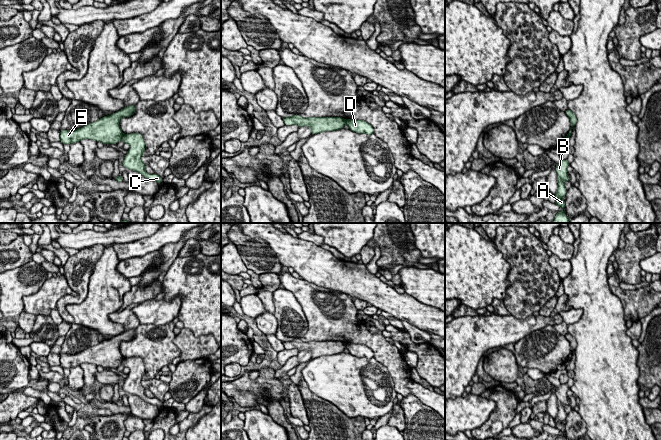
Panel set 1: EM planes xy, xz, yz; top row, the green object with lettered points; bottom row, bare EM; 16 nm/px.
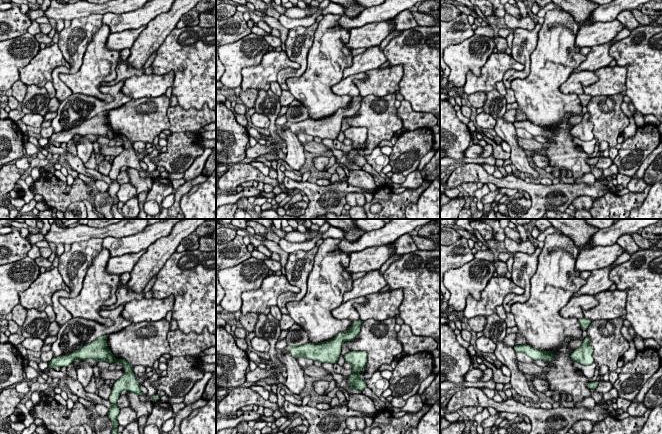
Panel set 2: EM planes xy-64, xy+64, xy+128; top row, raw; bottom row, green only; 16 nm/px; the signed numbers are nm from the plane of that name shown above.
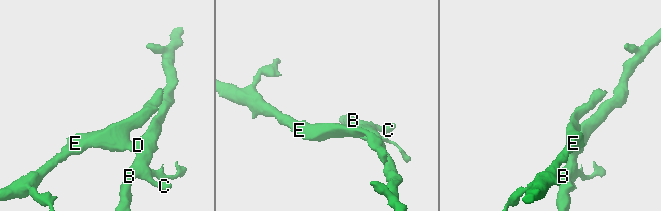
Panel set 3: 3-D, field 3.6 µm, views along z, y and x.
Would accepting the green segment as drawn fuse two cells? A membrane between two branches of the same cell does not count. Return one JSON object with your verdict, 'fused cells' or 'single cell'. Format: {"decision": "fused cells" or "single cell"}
{"decision": "fused cells"}

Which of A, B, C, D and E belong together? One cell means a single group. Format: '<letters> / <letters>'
A B C D / E

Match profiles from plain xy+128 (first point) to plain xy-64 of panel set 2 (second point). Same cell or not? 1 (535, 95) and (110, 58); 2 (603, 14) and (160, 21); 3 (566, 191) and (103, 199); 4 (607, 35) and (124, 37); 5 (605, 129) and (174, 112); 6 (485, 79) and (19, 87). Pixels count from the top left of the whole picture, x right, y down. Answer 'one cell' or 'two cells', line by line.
1: one cell
2: two cells
3: one cell
4: one cell
5: two cells
6: two cells

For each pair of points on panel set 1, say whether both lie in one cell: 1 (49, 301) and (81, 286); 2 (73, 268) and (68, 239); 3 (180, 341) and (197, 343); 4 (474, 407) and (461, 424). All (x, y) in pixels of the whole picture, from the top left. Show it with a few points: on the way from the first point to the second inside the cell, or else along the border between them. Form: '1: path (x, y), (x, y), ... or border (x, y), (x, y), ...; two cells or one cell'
1: border (64, 275), (77, 294), (63, 295), (57, 308); two cells
2: border (101, 243), (78, 249); two cells
3: path (184, 341), (193, 343); one cell
4: path (470, 411), (461, 420); one cell

